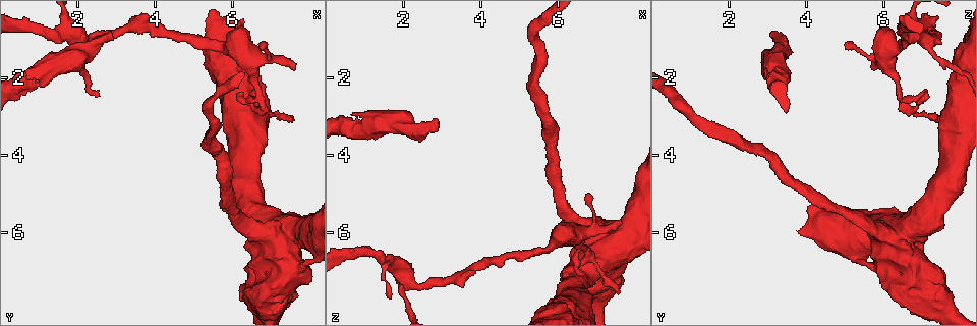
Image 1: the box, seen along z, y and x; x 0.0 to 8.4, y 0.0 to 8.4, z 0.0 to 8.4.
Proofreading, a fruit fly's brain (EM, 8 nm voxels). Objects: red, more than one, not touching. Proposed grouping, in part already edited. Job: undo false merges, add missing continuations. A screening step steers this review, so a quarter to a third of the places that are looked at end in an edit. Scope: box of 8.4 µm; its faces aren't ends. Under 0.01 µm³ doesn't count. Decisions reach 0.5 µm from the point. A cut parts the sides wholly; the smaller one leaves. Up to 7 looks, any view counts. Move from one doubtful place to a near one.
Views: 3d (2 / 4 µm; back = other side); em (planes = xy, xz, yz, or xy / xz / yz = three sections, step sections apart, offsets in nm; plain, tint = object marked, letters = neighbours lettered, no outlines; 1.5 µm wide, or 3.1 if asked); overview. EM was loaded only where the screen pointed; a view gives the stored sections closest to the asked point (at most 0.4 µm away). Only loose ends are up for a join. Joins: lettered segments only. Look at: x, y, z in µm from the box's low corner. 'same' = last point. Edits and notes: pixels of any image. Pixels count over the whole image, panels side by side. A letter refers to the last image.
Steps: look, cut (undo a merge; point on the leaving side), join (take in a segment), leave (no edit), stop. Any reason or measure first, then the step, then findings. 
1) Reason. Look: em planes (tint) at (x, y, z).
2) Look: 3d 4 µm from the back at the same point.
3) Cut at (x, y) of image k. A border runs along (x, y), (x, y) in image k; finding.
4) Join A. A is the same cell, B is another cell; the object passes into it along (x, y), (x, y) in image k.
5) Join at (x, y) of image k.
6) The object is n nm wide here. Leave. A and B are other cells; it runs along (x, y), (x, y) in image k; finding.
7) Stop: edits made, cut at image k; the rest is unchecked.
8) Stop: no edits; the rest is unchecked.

Calibre changes. Look: em planes (tint) at (7.85, 6.95, 5.60).

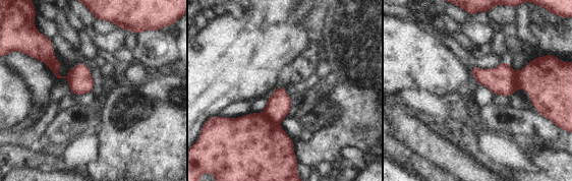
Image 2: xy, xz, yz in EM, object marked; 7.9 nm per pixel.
What lies round it. Look: em planes (letters) at the same point.

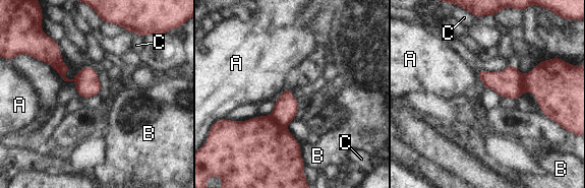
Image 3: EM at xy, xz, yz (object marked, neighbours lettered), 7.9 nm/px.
Cut at (260, 149) of image 3. A, B and C are other cells; a border runs along (270, 116), (276, 122), (286, 127) in image 3; a second neuron is stuck on.

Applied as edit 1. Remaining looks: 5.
Look: overview.

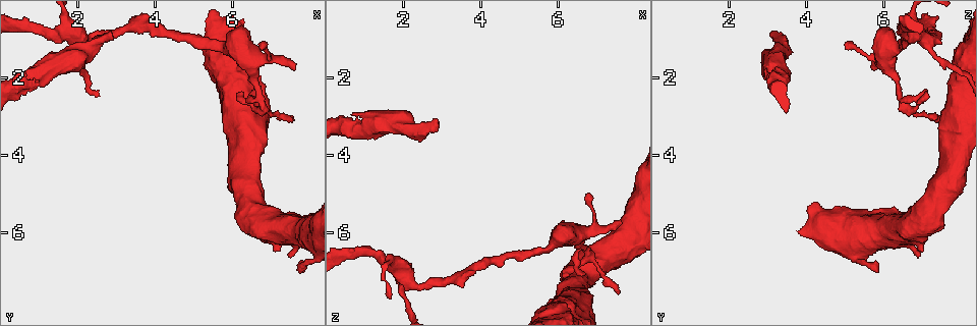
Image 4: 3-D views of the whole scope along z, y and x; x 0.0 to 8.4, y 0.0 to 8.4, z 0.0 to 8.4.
Free end. Look: em planes (plain) at (7.55, 1.80, 5.75).

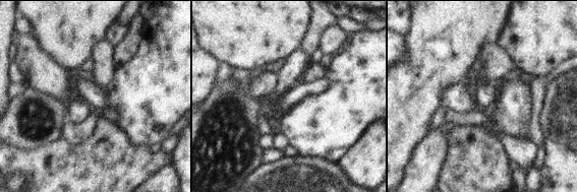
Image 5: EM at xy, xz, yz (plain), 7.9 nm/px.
Where the object lies. Look: em planes (tint) at the same point.

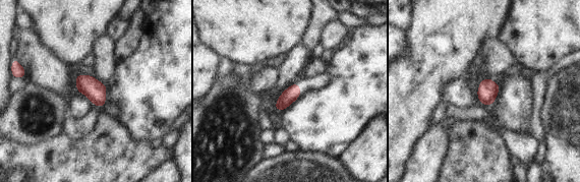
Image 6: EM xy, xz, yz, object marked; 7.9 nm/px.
Look: em planes (letters) at the same point.

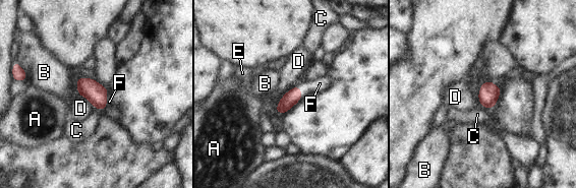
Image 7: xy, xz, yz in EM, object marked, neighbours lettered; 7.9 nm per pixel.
The object is 120 nm wide here. Join F. F is the same cell, A, B, C, D and E are other cells; the object passes into it along (291, 98), (300, 91), (320, 83) in image 7; it goes on there.

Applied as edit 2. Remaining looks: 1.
Free end. Look: em planes (letters) at (2.80, 0.90, 3.05).

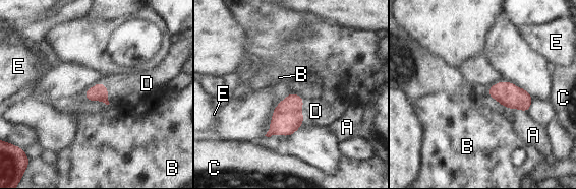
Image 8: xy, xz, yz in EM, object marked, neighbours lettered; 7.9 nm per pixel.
Join D. D is the same cell, A, B, C and E are other cells; the object passes into it along (287, 118), (301, 110), (315, 111) in image 8; it goes on there.

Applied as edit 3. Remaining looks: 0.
Stop: edits made, cut at image 3, join at image 7, join at image 8; the rest is unchecked.

